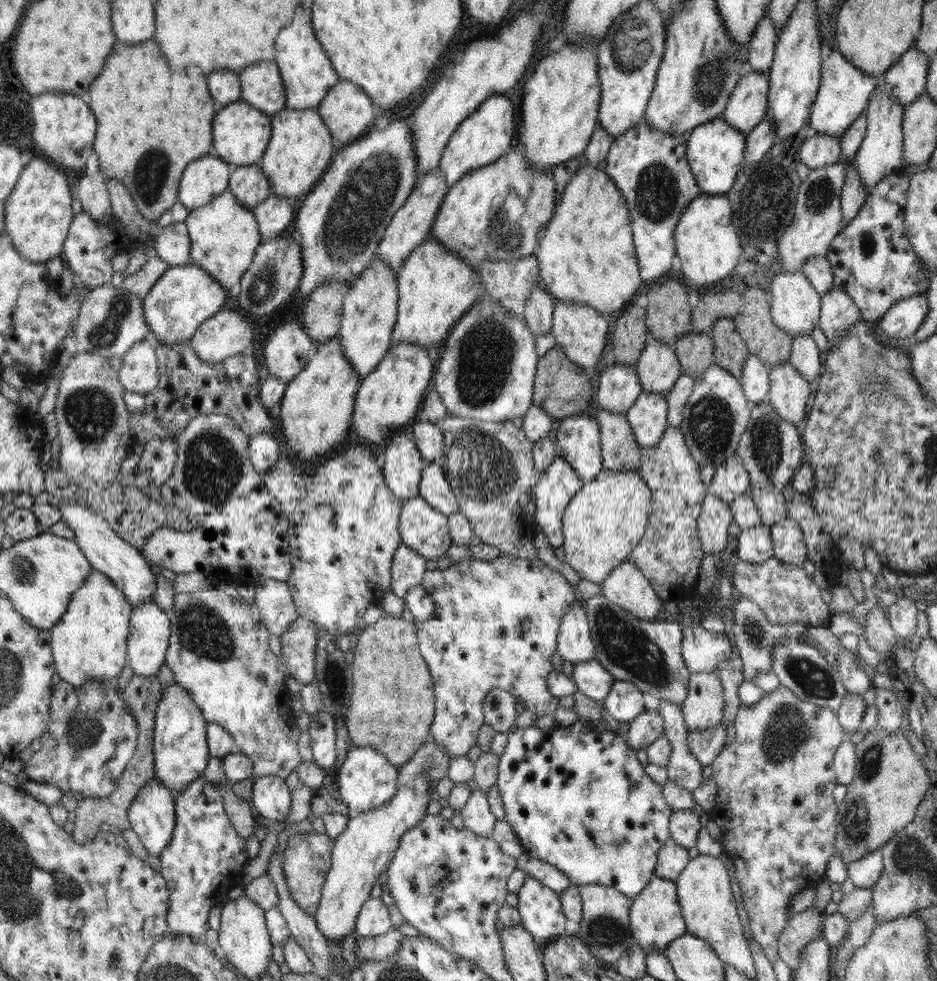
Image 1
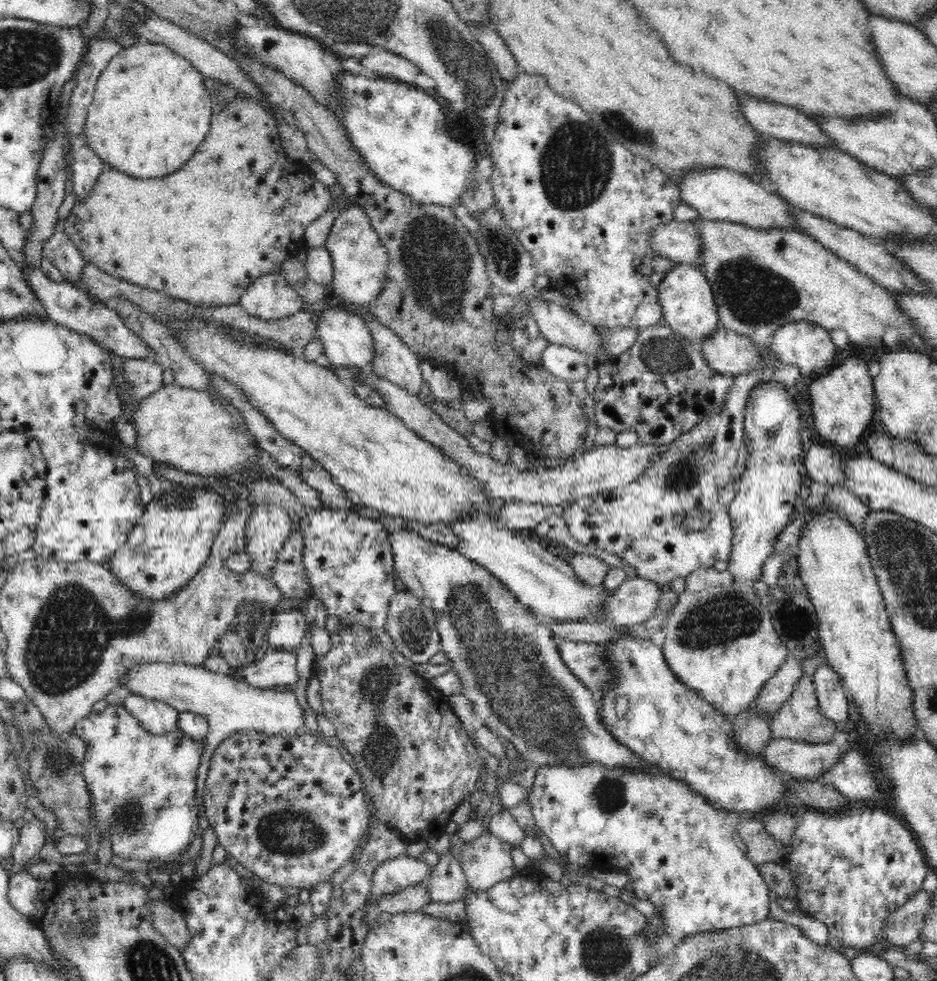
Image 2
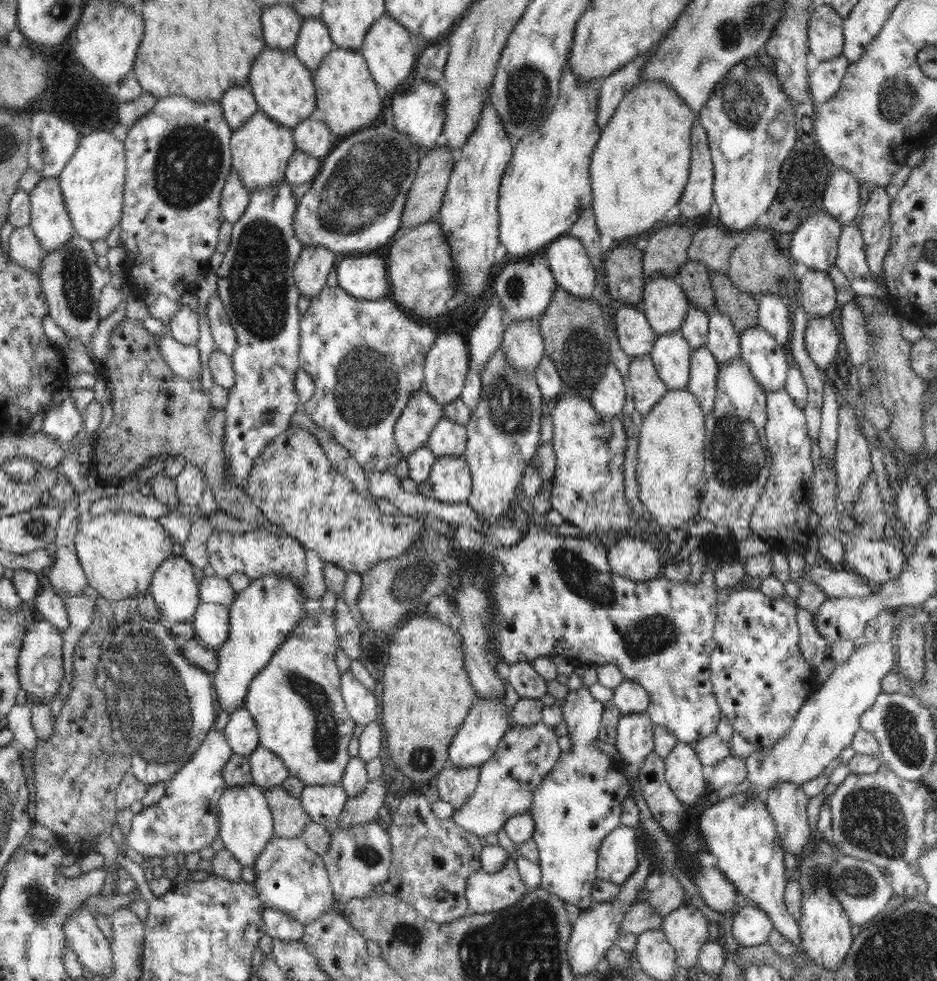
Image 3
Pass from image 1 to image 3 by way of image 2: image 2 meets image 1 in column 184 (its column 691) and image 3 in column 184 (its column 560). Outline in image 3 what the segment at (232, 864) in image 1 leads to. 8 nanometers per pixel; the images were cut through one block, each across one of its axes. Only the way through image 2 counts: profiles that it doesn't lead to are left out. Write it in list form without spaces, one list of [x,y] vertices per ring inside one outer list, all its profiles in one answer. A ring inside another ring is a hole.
[[[214,728],[210,730],[193,758],[168,781],[165,796],[133,816],[126,836],[130,848],[144,858],[163,858],[177,853],[185,856],[200,853],[202,849],[210,847],[219,833],[217,806],[222,793],[228,788],[222,778],[222,771],[232,754],[224,732]]]

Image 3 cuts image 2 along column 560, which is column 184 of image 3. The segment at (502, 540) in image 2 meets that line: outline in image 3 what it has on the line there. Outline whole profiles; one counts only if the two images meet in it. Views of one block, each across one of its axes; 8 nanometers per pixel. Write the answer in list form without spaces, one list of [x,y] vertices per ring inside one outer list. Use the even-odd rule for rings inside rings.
[[[179,549],[160,564],[152,577],[149,592],[152,593],[163,620],[175,623],[192,622],[197,606],[201,603],[197,581],[198,571],[182,556]]]

